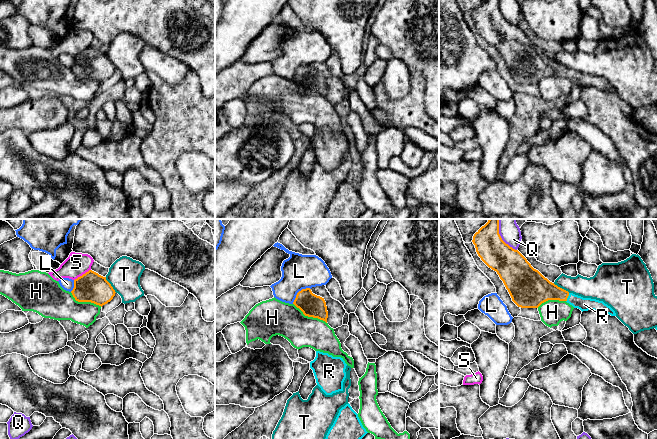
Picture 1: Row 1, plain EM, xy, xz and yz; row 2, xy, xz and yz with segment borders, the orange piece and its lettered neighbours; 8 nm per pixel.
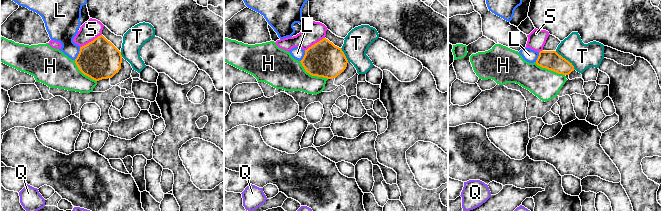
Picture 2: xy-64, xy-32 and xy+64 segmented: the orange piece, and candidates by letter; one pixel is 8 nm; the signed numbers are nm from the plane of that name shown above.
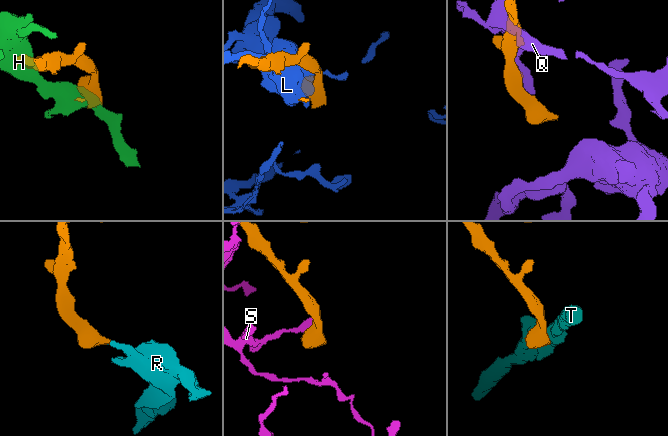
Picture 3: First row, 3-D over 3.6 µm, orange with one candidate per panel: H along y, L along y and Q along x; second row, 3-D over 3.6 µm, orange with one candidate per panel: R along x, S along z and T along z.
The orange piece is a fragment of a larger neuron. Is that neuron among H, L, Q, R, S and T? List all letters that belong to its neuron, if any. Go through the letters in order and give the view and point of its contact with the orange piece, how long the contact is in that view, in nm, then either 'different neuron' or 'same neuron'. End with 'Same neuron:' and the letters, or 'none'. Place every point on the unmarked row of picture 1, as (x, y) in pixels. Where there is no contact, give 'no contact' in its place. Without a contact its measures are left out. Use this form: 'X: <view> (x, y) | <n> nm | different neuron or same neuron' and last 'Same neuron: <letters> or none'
H: xz (310, 92) | 320 nm | different neuron
L: xz (298, 68) | 200 nm | different neuron
Q: yz (501, 15) | 260 nm | different neuron
R: yz (567, 73) | 80 nm | same neuron
S: xy (83, 50) | 160 nm | different neuron
T: xy (110, 61) | 160 nm | different neuron
Same neuron: R

